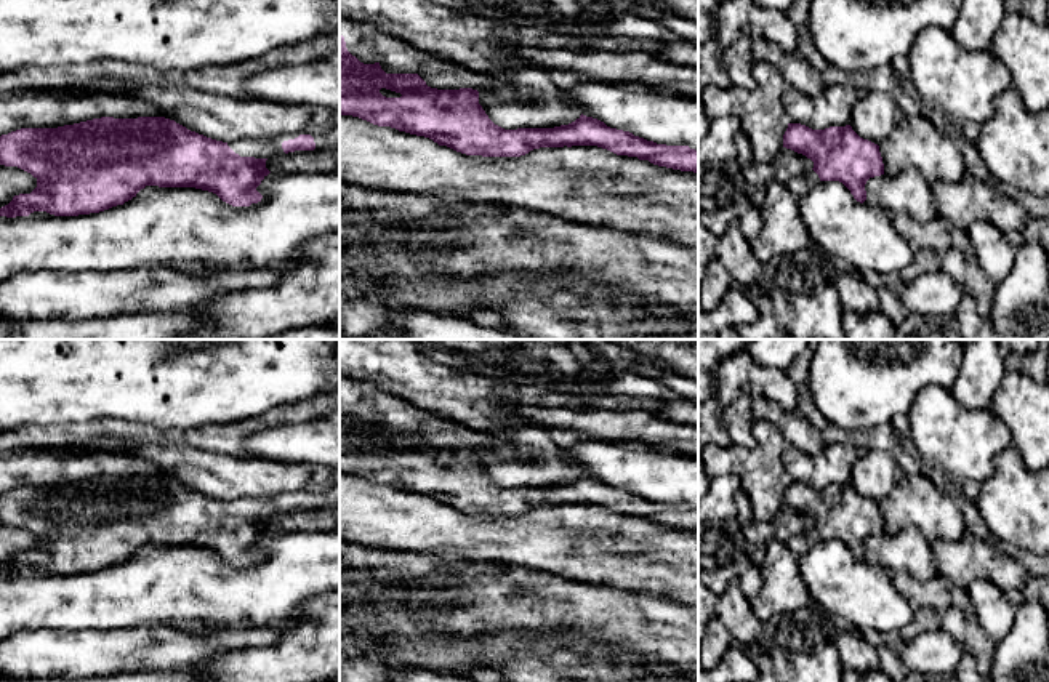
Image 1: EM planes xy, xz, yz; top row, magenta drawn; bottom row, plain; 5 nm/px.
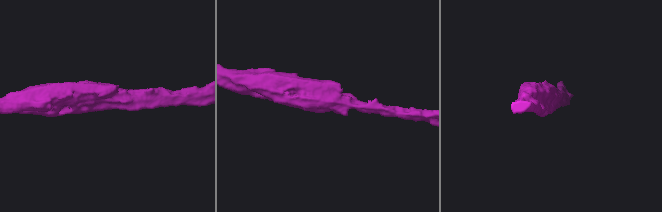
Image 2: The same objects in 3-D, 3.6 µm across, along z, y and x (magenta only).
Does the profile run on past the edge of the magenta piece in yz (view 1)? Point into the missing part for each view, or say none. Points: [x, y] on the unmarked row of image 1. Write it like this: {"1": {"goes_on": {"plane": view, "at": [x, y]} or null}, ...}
{"1": {"goes_on": null}}

